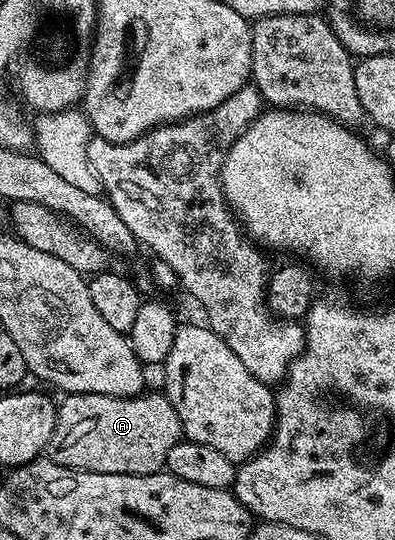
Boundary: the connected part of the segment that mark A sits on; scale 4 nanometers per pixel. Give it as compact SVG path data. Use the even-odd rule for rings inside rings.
M143 392L137 398L66 394L63 399L63 402L57 403L58 415L48 447L48 457L61 466L101 474L157 474L165 467L168 452L172 452L172 448L183 441L182 422L165 393Z

